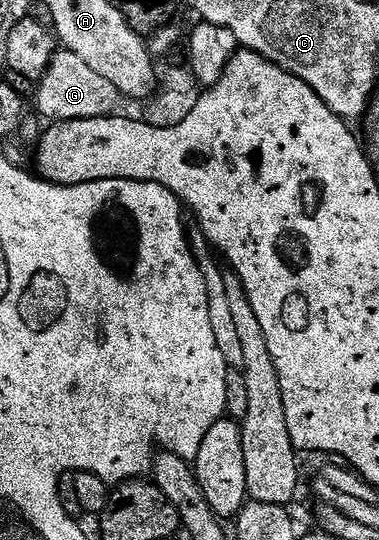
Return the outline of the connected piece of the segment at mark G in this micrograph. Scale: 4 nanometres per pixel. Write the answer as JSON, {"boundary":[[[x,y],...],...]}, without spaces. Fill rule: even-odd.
{"boundary":[[[66,51],[56,52],[51,65],[39,78],[33,96],[34,108],[39,116],[51,123],[105,117],[116,112],[118,101],[121,101],[121,95],[109,79],[97,75],[97,71],[87,66],[78,55]]]}

